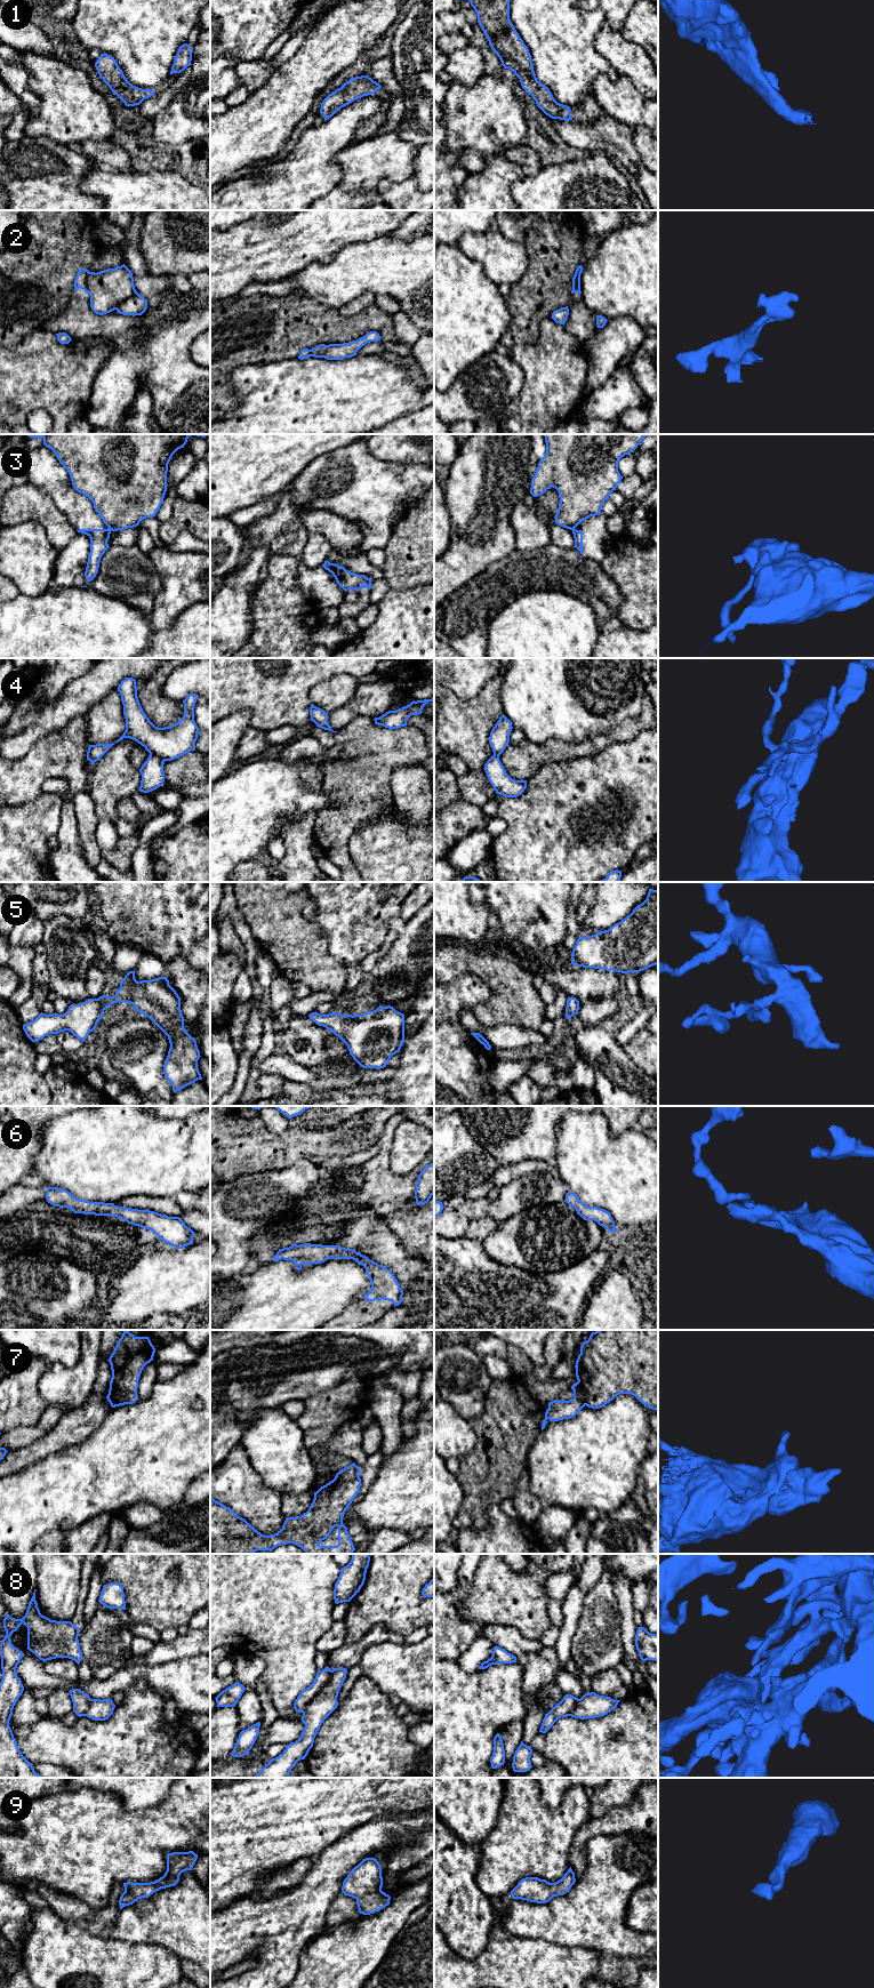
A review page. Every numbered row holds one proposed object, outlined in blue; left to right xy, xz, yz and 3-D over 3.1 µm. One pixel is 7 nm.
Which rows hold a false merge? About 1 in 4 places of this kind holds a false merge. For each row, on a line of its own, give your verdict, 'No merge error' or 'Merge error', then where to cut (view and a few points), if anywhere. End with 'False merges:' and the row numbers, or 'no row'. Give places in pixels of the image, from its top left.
1: No merge error. No split
2: Merge error. Split along xy (89, 272), (86, 279), (88, 293)
3: Merge error. Split along yz (574, 528), (571, 529)
4: Merge error. Split along xy (150, 753), (163, 761)
5: No merge error. No split
6: No merge error. No split
7: Merge error. Split along xy (109, 1401), (115, 1395), (122, 1394), (128, 1403)
8: No merge error. No split
9: No merge error. No split
False merges: 2, 3, 4, 7

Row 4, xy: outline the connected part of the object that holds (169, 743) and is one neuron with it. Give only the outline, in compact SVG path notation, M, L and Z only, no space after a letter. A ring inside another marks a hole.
M126 678L118 687L123 705L126 730L115 742L130 738L163 761L175 760L191 751L195 751L199 728L194 721L194 706L198 699L190 694L184 700L184 715L175 724L165 728L155 727L144 713L138 697L136 680ZM115 743L89 745L87 760L93 764L98 761Z

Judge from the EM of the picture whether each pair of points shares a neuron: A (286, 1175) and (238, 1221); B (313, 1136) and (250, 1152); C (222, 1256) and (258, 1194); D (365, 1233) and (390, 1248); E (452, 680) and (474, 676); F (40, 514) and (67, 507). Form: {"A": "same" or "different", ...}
{"A": "same", "B": "same", "C": "same", "D": "same", "E": "same", "F": "different"}

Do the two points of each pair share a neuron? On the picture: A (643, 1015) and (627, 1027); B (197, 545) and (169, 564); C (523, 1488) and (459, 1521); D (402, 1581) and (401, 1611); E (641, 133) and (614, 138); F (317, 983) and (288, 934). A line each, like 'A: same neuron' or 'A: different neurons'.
A: same neuron
B: different neurons
C: different neurons
D: same neuron
E: different neurons
F: same neuron

